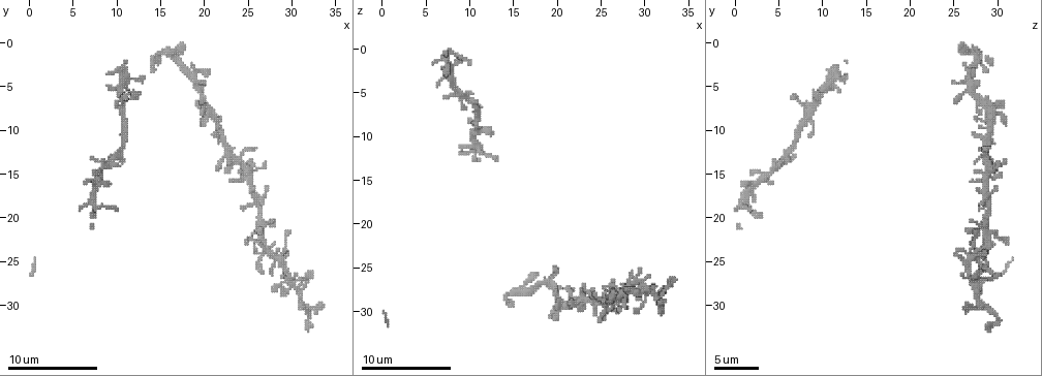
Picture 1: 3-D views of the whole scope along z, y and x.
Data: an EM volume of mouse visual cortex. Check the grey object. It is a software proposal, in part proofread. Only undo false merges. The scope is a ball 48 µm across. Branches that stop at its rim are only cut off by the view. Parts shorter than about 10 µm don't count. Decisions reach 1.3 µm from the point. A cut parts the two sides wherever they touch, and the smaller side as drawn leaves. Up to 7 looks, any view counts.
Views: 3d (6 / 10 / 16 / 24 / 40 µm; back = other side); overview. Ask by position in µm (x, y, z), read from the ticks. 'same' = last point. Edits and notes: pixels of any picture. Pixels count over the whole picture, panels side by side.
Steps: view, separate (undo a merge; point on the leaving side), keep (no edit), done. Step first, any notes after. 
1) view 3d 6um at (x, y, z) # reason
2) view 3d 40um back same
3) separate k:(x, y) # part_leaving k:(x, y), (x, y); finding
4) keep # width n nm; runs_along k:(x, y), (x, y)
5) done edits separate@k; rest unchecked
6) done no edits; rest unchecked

view 3d 6um at (28.2, 24.8, 27.2) # sudden change in width

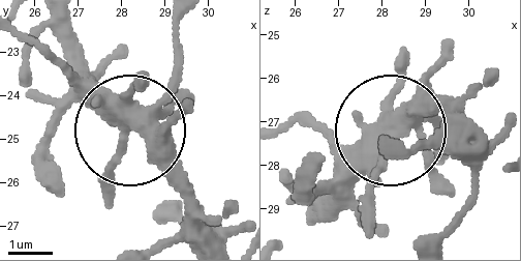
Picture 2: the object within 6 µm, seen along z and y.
keep # width 420 nm; runs_along 2:(312, 205), (405, 120), (457, 109); one neuron here

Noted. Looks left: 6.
view 3d 6um at (19.8, 4.6, 25.4)

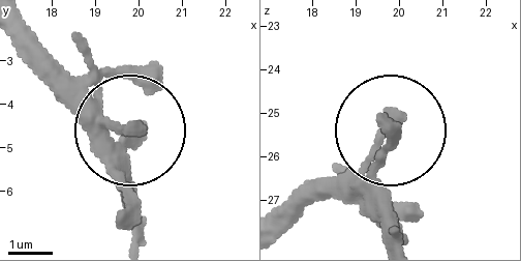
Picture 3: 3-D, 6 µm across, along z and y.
view 3d 6um back at (19.60, 4.60, 25.50)

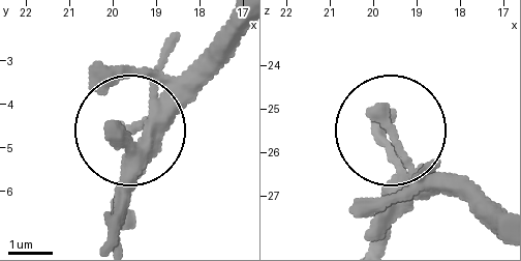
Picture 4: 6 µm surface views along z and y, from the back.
keep # side_arm 40 um; all the same neuron

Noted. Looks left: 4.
view 3d 6um at (22.4, 13.2, 29.2) # looks like a crossing

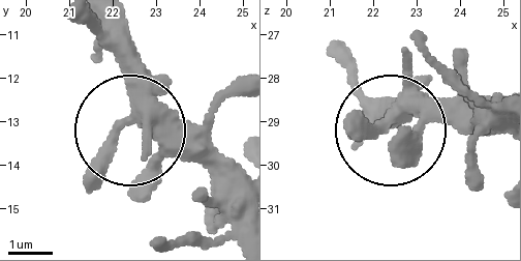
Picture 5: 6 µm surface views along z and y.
keep # side_arm 26 um; all the same neuron

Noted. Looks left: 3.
done no edits; rest unchecked

